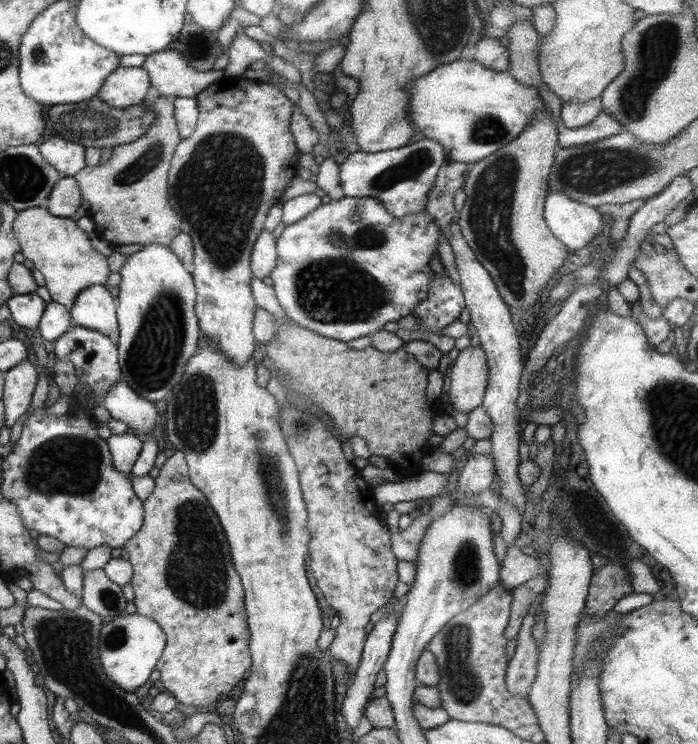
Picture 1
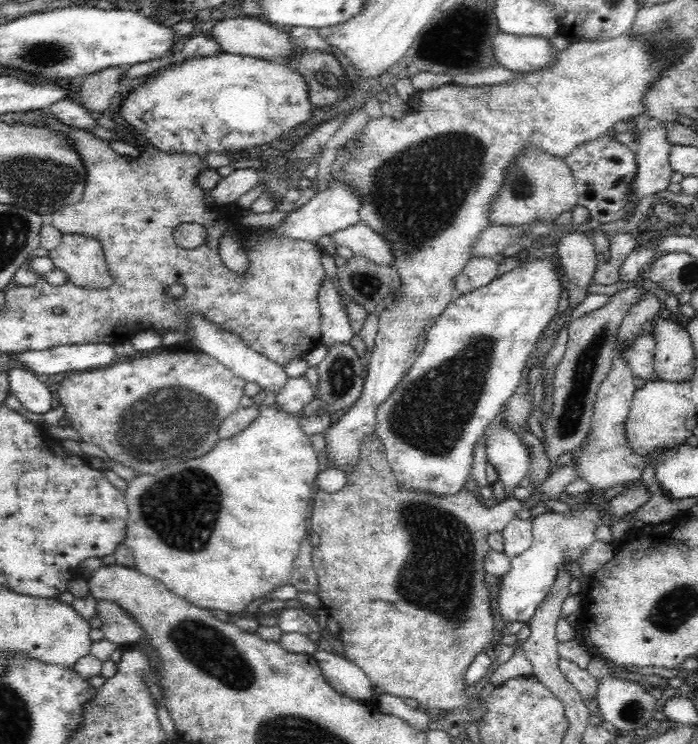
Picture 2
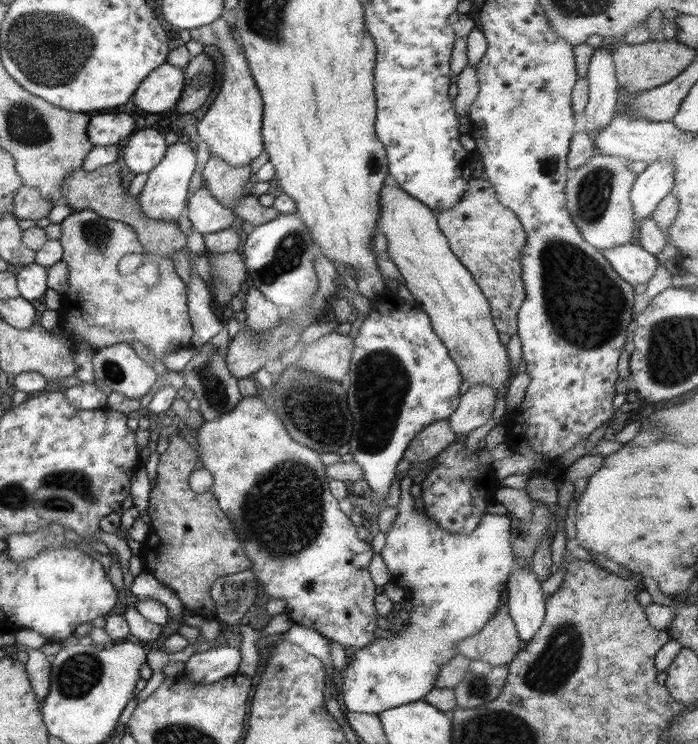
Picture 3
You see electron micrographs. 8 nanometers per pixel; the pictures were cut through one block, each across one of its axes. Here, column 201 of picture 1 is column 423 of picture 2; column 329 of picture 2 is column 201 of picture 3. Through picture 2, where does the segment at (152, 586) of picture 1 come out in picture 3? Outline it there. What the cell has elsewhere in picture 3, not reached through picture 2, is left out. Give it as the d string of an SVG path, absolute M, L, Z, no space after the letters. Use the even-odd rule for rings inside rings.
M181 434L168 439L167 450L159 455L154 486L147 498L146 513L151 522L149 534L140 544L139 556L145 564L145 572L169 587L182 608L213 620L217 601L210 596L211 585L223 575L247 570L251 562L245 556L233 524L221 512L211 491L197 494L189 488L188 478L195 468L196 458L195 451Z

